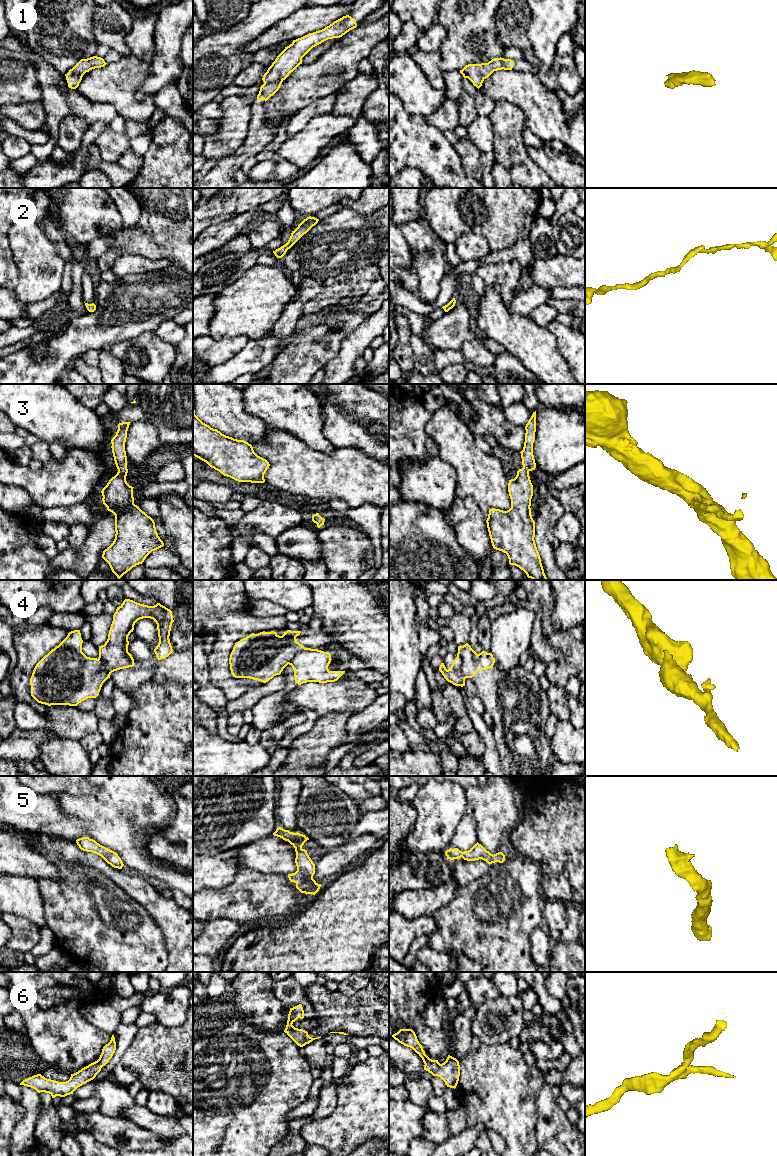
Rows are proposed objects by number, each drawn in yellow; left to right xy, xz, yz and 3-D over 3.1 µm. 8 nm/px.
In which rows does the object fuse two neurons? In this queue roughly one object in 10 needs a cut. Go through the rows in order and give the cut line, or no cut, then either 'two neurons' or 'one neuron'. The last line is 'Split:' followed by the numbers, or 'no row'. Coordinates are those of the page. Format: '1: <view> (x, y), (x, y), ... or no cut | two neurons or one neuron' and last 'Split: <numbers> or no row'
1: no cut | one neuron
2: no cut | one neuron
3: no cut | one neuron
4: xz (304, 647), (297, 651), (288, 663) | two neurons
5: no cut | one neuron
6: no cut | one neuron
Split: 4

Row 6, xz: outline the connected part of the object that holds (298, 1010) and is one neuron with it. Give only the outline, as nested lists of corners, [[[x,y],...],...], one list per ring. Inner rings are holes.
[[[301,1004],[290,1008],[289,1014],[288,1014],[288,1020],[287,1020],[287,1025],[286,1028],[284,1030],[284,1032],[300,1047],[305,1046],[306,1044],[309,1044],[310,1042],[312,1042],[315,1039],[319,1039],[321,1037],[318,1038],[312,1038],[308,1035],[308,1032],[303,1030],[303,1029],[298,1029],[295,1028],[292,1024],[298,1019],[303,1019],[304,1018],[304,1010]]]

